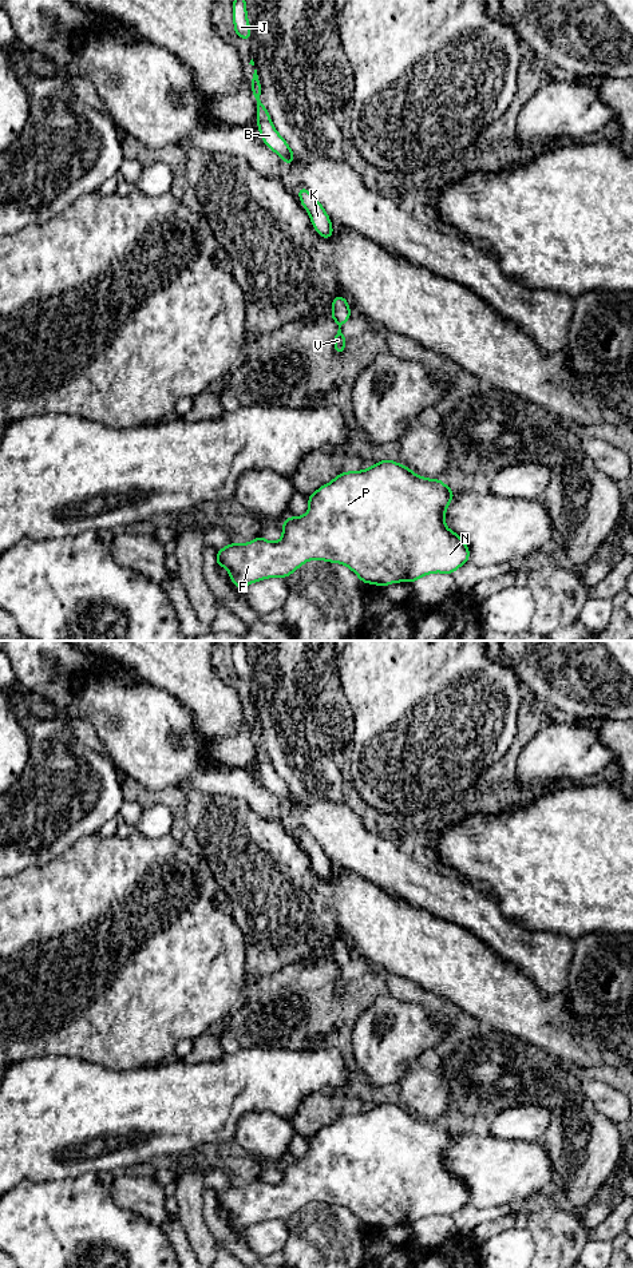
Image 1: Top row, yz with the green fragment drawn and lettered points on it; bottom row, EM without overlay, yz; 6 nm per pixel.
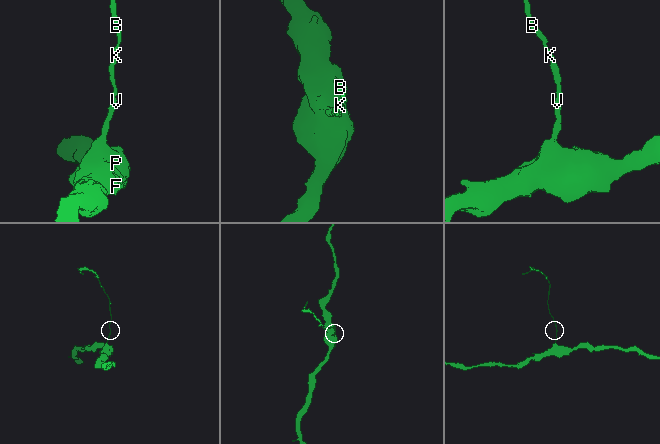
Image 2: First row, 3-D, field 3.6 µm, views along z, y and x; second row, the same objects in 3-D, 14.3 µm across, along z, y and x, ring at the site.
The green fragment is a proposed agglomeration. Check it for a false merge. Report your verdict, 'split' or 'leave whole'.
leave whole

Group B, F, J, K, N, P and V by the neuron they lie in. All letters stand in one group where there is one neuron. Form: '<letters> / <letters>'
B F J K N P V

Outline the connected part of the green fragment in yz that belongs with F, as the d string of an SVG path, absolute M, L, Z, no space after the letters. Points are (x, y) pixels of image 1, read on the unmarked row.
M385 1101L364 1113L341 1114L331 1125L321 1128L308 1138L309 1152L305 1157L289 1158L281 1166L282 1180L278 1184L265 1182L261 1177L245 1186L232 1184L217 1193L215 1206L229 1212L230 1221L240 1232L266 1220L286 1220L312 1201L345 1206L363 1225L379 1229L396 1224L412 1225L432 1214L452 1216L470 1198L464 1182L444 1165L446 1150L452 1140L454 1133L443 1122L422 1120L405 1107Z

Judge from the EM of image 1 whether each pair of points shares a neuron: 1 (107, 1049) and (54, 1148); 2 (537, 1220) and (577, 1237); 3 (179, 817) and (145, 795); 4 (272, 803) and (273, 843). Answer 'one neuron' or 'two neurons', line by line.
1: two neurons
2: one neuron
3: one neuron
4: two neurons

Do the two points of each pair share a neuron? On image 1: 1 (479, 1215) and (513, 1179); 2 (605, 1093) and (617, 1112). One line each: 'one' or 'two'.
1: two
2: one

